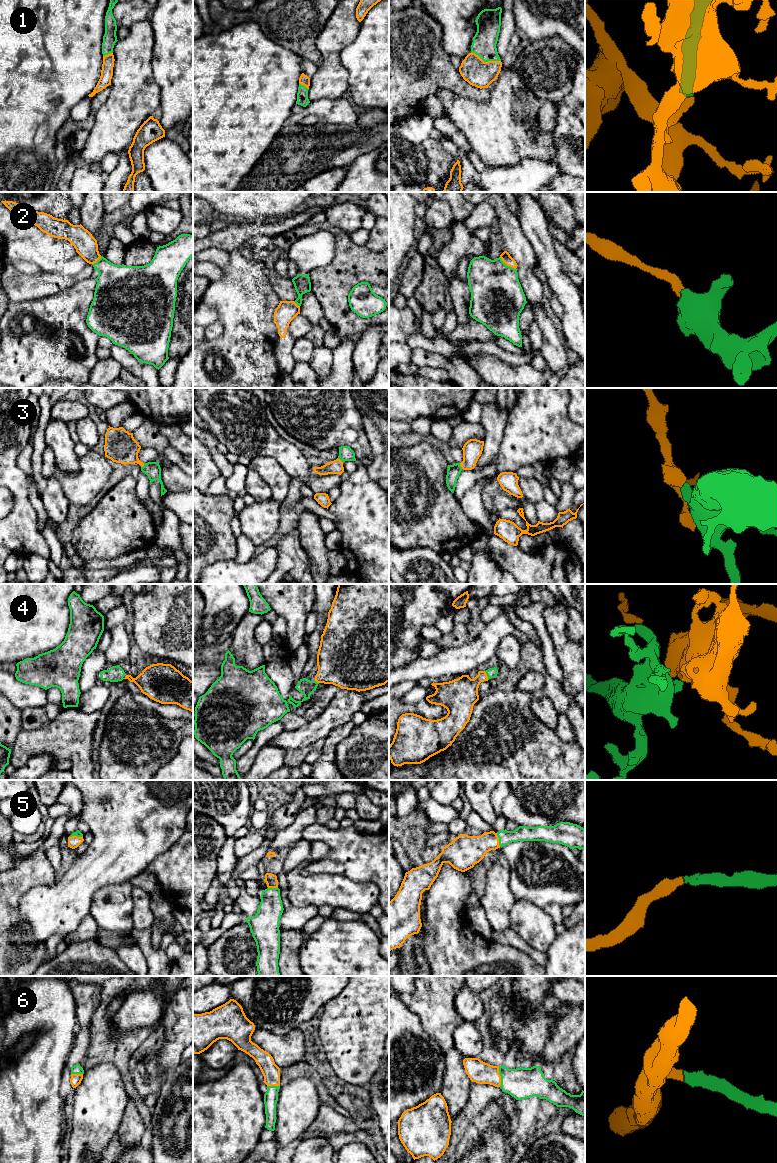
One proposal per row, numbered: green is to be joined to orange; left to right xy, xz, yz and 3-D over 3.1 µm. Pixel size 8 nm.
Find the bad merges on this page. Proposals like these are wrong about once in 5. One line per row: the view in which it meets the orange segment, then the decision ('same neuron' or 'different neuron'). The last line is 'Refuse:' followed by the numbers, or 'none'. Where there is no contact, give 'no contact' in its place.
1: yz | same neuron
2: yz | same neuron
3: yz | same neuron
4: yz | same neuron
5: yz | same neuron
6: yz | same neuron
Refuse: none

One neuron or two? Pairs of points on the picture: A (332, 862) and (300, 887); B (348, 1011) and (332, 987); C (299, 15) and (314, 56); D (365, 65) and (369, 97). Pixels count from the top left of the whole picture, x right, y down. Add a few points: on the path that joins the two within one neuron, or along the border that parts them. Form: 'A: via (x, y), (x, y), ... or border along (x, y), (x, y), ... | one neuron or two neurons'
A: border along (300, 872), (304, 875), (339, 875) | two neurons
B: border along (345, 986), (321, 1007) | two neurons
C: via (299, 25), (299, 37), (305, 46) | one neuron
D: via (365, 73), (365, 84), (369, 89) | one neuron

